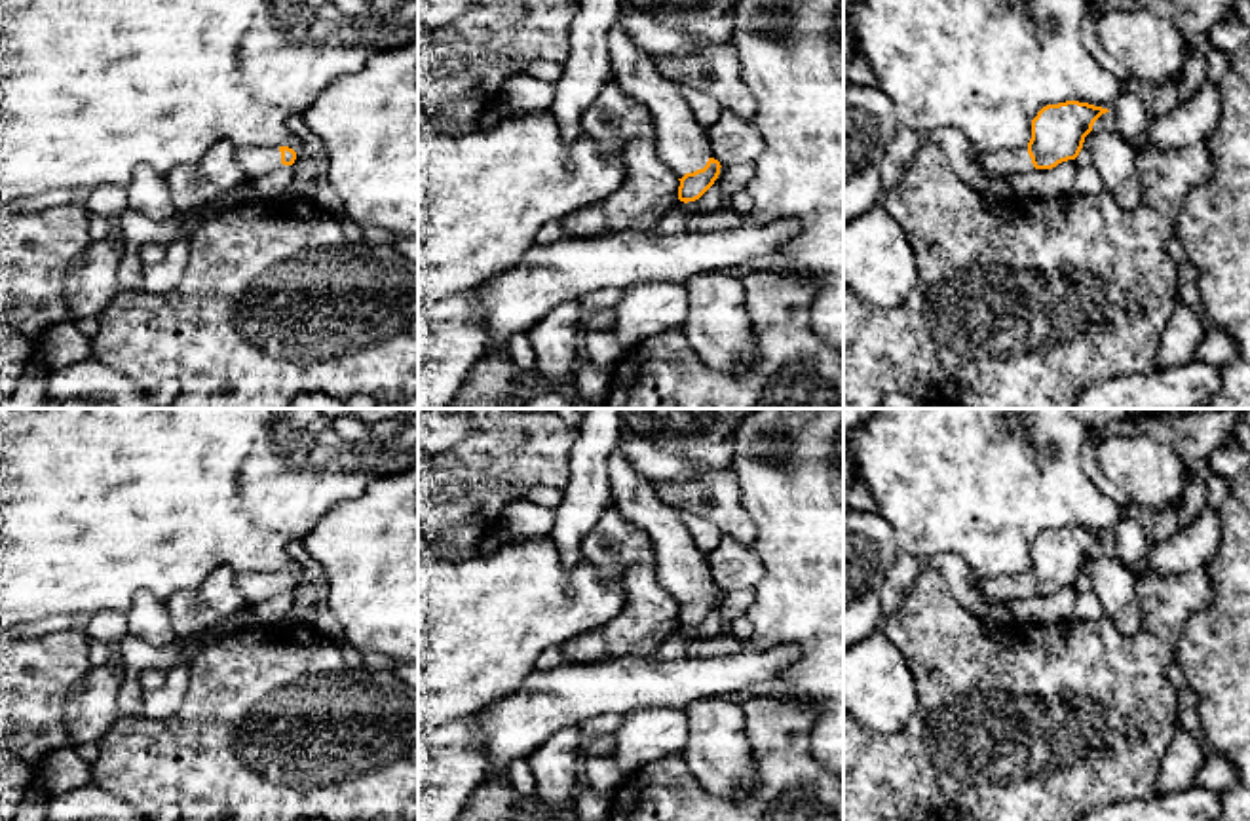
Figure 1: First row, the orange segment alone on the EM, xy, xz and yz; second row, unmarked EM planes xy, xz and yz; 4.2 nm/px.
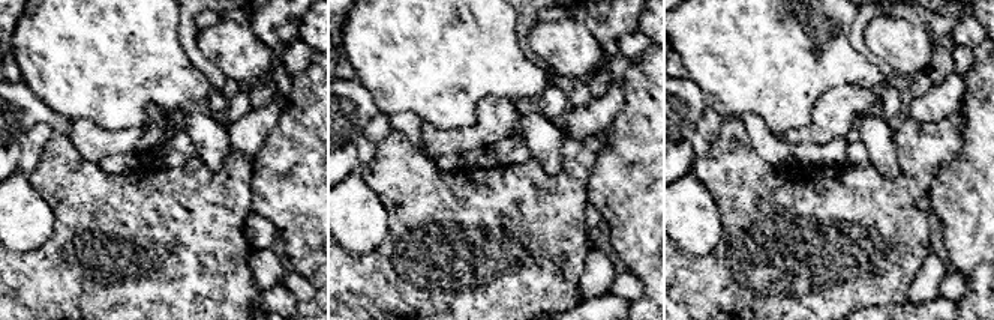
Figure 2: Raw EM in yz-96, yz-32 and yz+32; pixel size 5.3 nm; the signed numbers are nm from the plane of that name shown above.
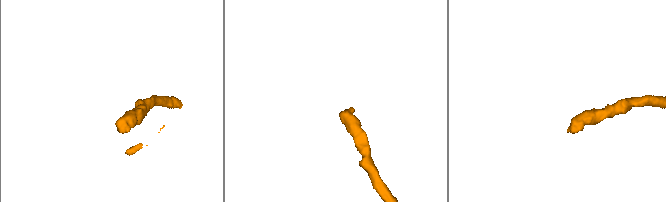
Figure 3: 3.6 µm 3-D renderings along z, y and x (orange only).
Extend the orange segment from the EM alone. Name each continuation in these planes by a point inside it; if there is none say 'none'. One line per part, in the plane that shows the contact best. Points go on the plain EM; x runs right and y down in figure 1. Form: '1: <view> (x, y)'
1: xz (681, 569)

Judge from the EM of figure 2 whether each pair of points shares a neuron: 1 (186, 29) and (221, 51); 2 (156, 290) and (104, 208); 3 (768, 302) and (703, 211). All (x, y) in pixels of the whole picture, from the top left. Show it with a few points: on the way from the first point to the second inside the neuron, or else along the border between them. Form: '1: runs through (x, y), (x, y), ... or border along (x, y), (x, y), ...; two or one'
1: border along (197, 30), (198, 50), (216, 66); two
2: runs through (143, 269), (141, 263), (110, 229); one
3: border along (715, 200), (723, 235), (708, 253), (694, 257); two

